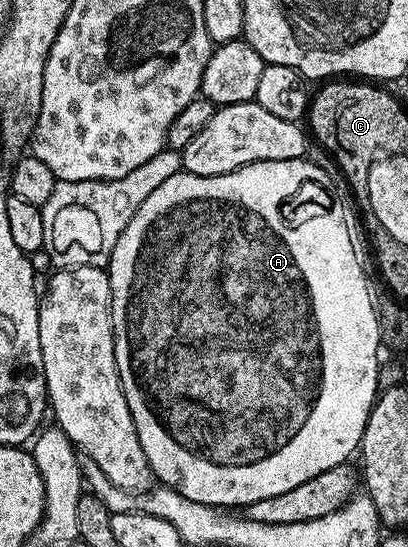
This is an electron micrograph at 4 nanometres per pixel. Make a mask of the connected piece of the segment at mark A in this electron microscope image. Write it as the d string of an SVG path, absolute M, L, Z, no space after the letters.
M310 159L301 160L266 160L253 162L243 168L226 172L220 176L198 176L192 172L180 171L173 174L173 178L161 182L145 202L133 214L129 226L117 238L117 246L111 255L109 275L111 278L111 317L113 318L113 342L115 343L115 357L117 370L121 378L121 386L125 390L125 402L129 402L129 414L133 414L133 426L137 426L137 438L141 438L141 450L145 450L145 458L151 467L152 477L160 485L174 488L181 495L193 502L207 505L222 506L231 510L234 504L246 505L252 500L273 498L273 494L285 494L285 490L293 490L293 486L301 486L301 482L309 482L309 478L317 478L321 470L329 470L338 464L346 464L356 455L363 431L371 408L375 405L375 397L380 391L378 374L381 367L379 360L379 326L375 313L375 302L372 289L367 289L367 276L363 273L363 264L355 253L355 244L351 241L351 224L347 221L347 208L343 205L343 196L335 185L335 180L319 164L310 164Z

